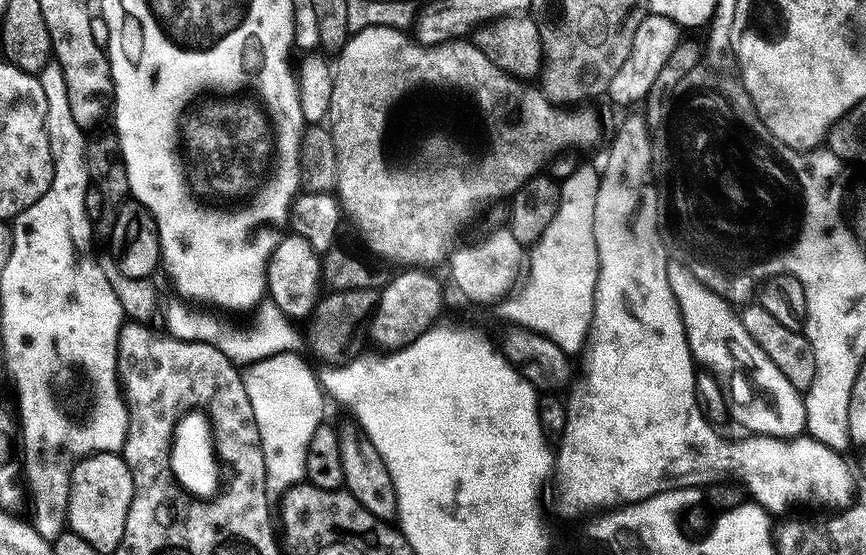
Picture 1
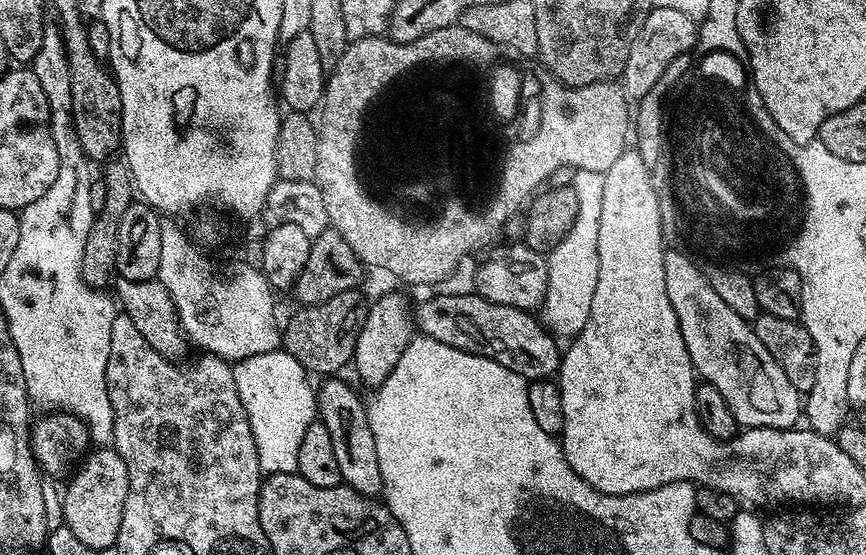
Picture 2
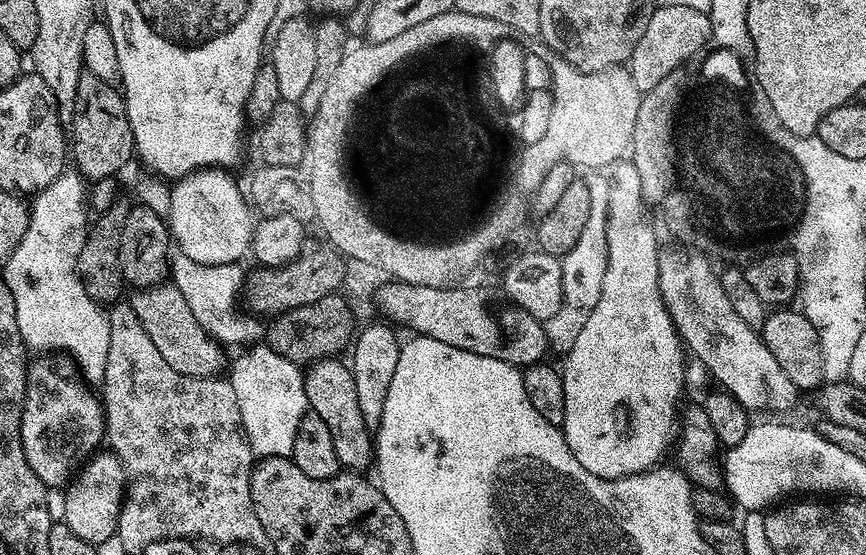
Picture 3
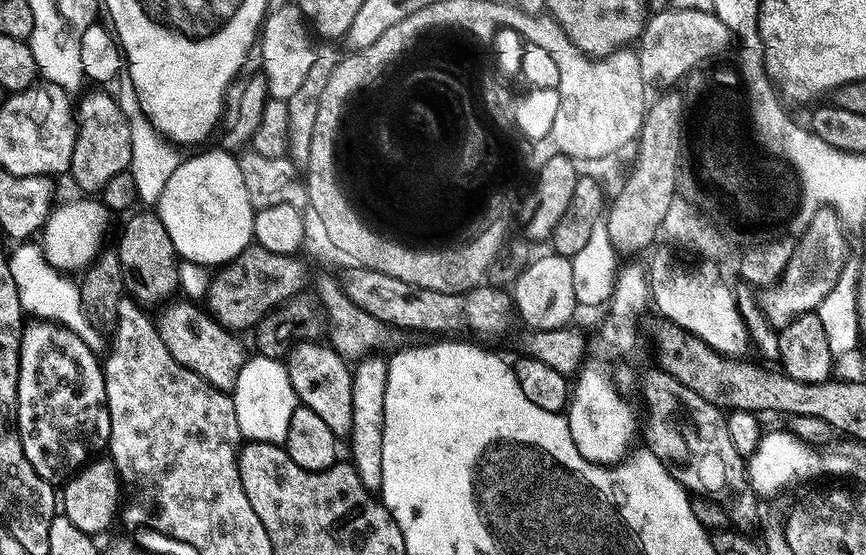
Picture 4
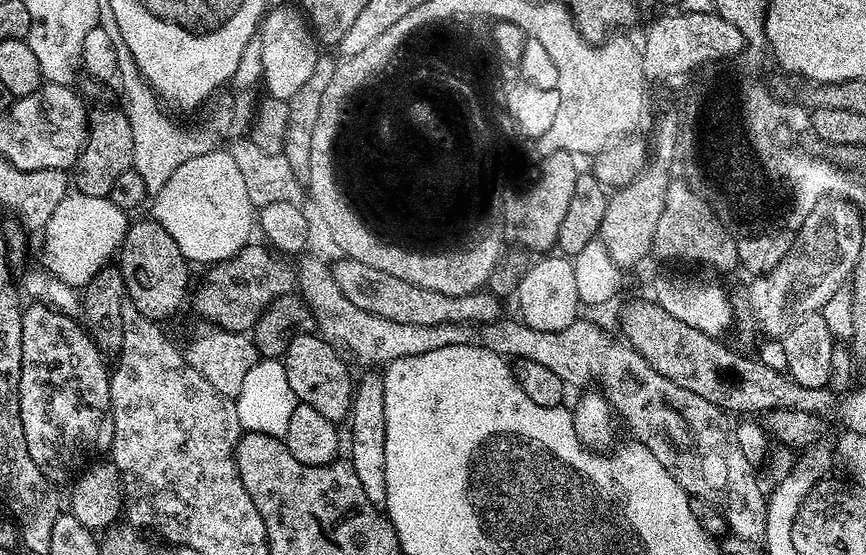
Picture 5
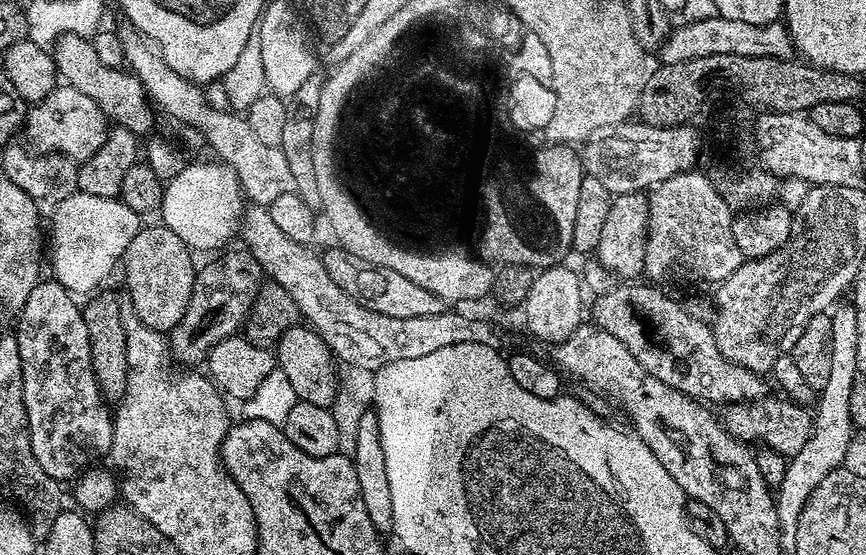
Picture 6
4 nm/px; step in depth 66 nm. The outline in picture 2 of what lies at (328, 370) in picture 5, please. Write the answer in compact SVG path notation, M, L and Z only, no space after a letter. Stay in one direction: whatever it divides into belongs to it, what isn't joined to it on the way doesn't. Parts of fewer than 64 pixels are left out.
M328 378L315 389L318 419L330 430L334 455L338 458L340 479L358 494L379 497L384 490L382 466L378 466L378 446L374 446L374 430L368 421L369 409L344 378Z

